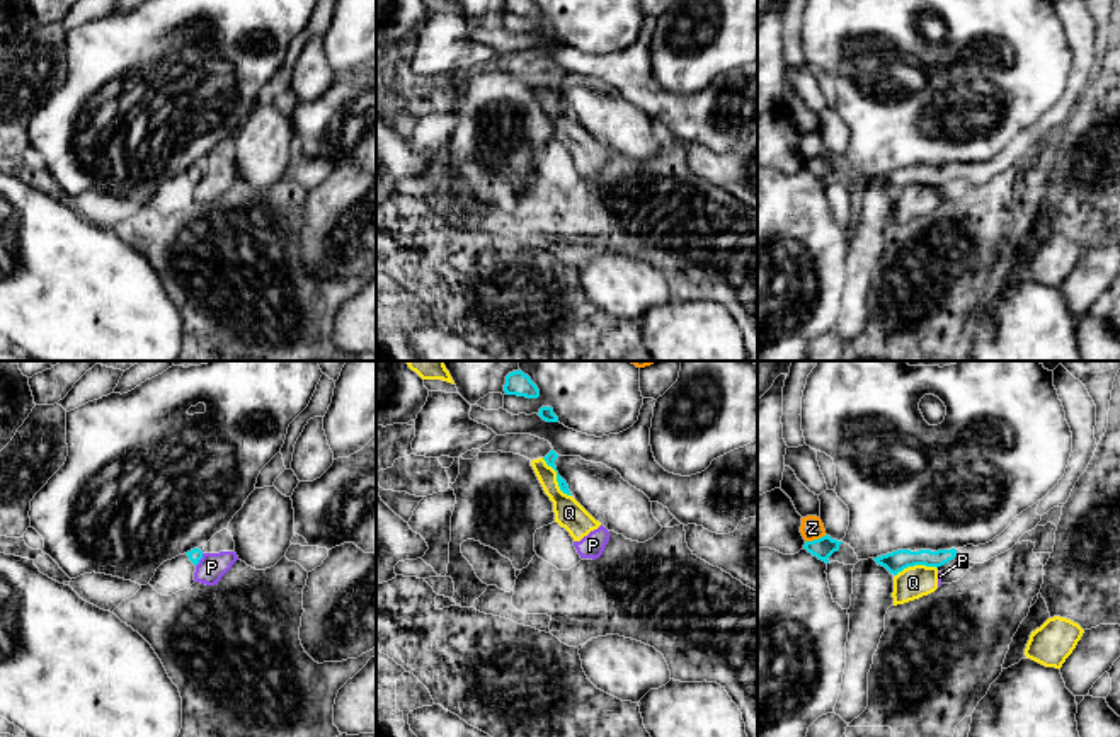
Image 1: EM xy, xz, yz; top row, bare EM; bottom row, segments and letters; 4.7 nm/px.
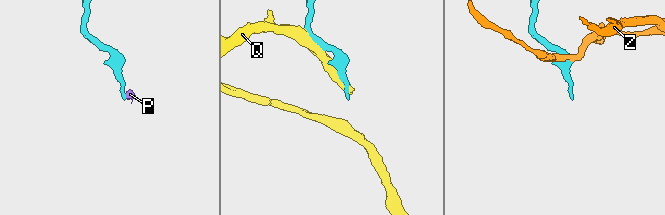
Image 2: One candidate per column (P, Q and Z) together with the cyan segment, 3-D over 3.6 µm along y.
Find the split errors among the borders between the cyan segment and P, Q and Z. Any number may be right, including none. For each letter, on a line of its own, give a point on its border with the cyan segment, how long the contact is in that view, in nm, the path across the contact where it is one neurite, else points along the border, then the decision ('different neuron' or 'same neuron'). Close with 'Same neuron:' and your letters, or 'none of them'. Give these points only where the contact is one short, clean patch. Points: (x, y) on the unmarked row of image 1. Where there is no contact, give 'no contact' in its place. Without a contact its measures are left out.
P: xy (200, 177) | 70 nm | along xy (203, 172), (196, 184) | different neuron
Q: xz (557, 97) | 240 nm | different neuron
Z: yz (816, 159) | 110 nm | along yz (826, 154), (805, 160) | different neuron
Same neuron: none of them

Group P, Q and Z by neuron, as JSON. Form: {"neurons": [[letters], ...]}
{"neurons": [["P", "Q"], ["Z"]]}

